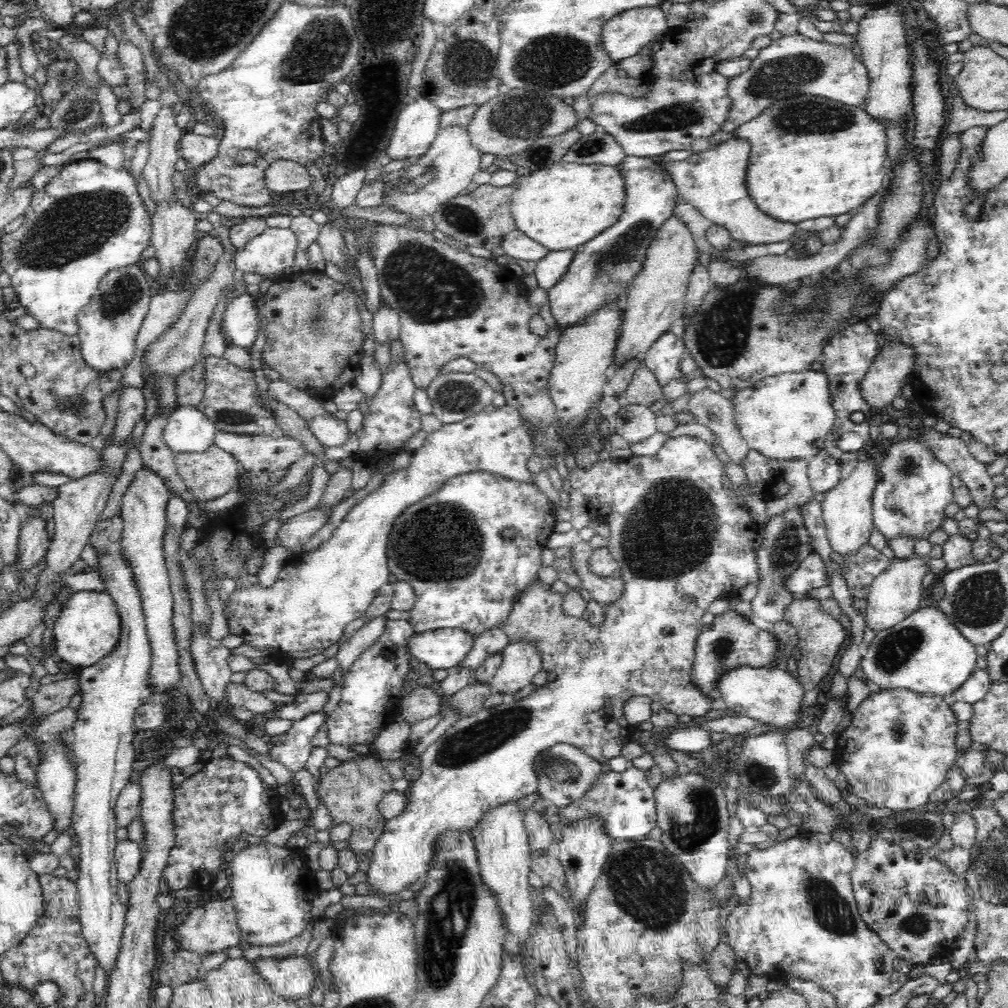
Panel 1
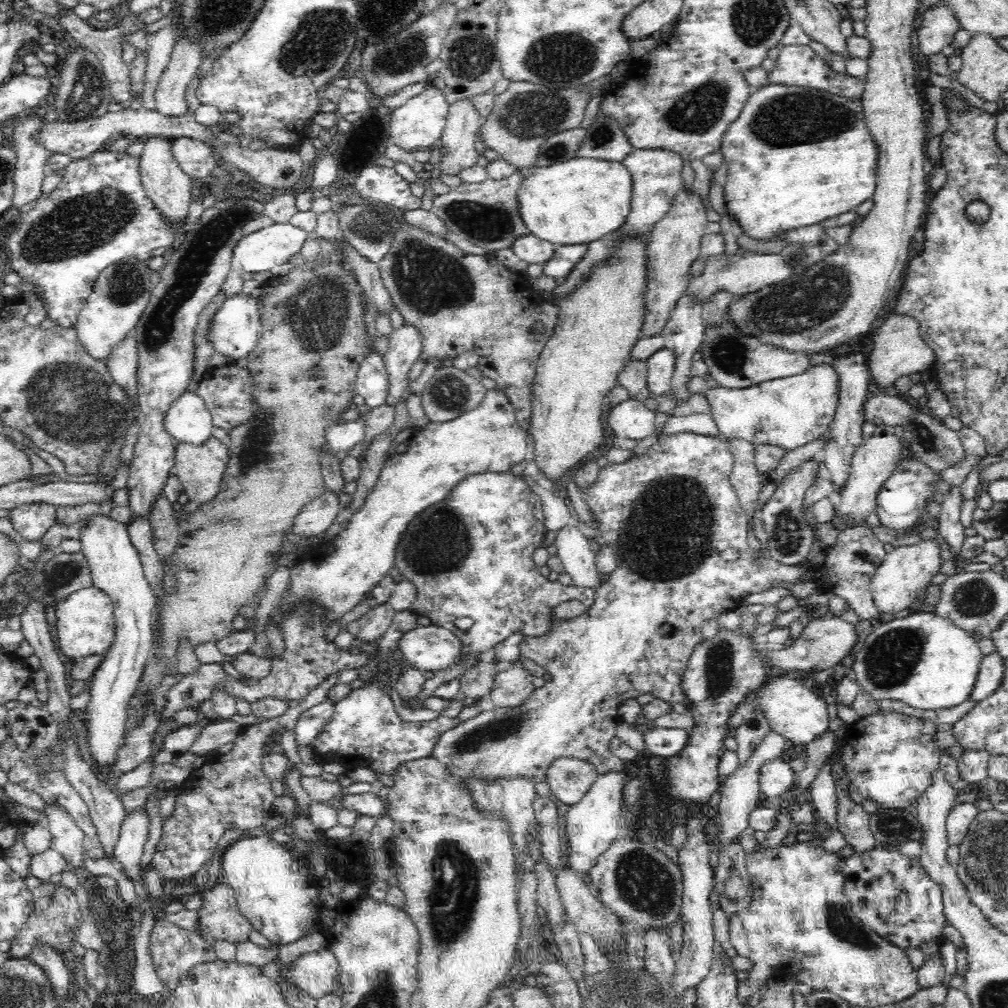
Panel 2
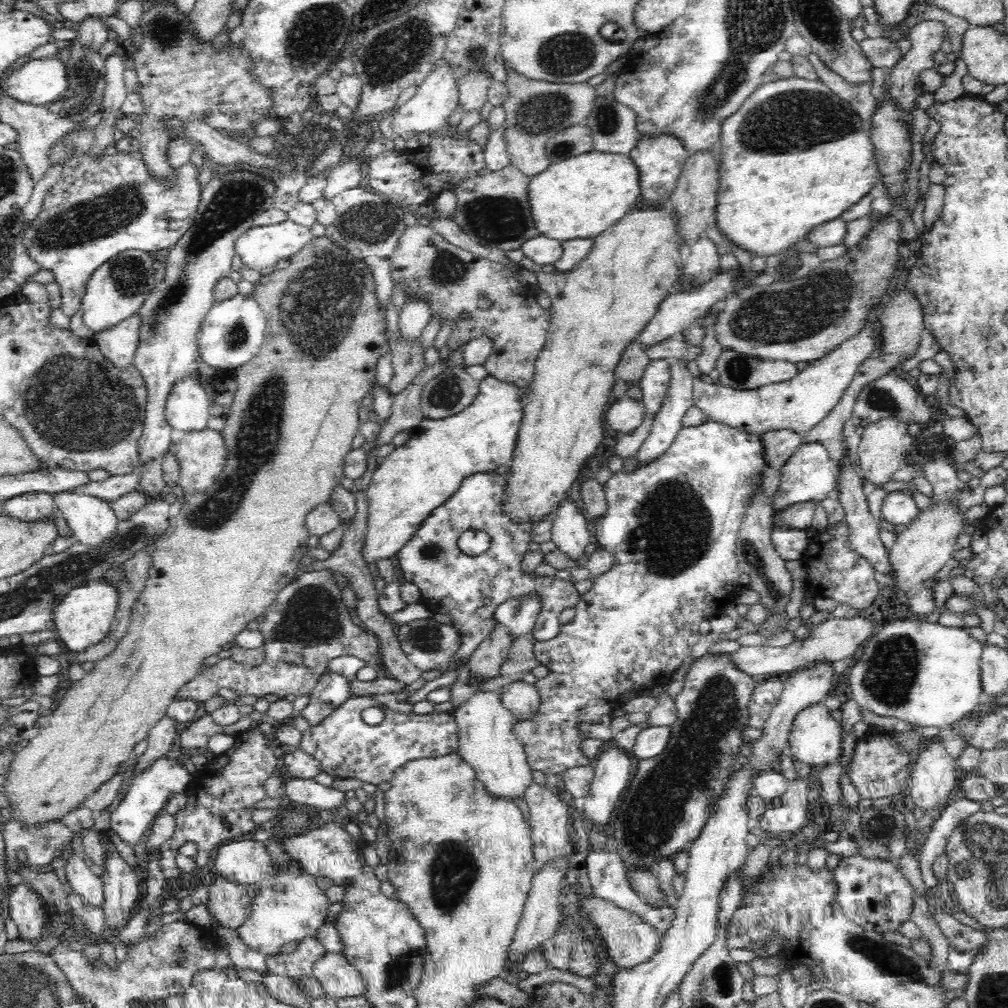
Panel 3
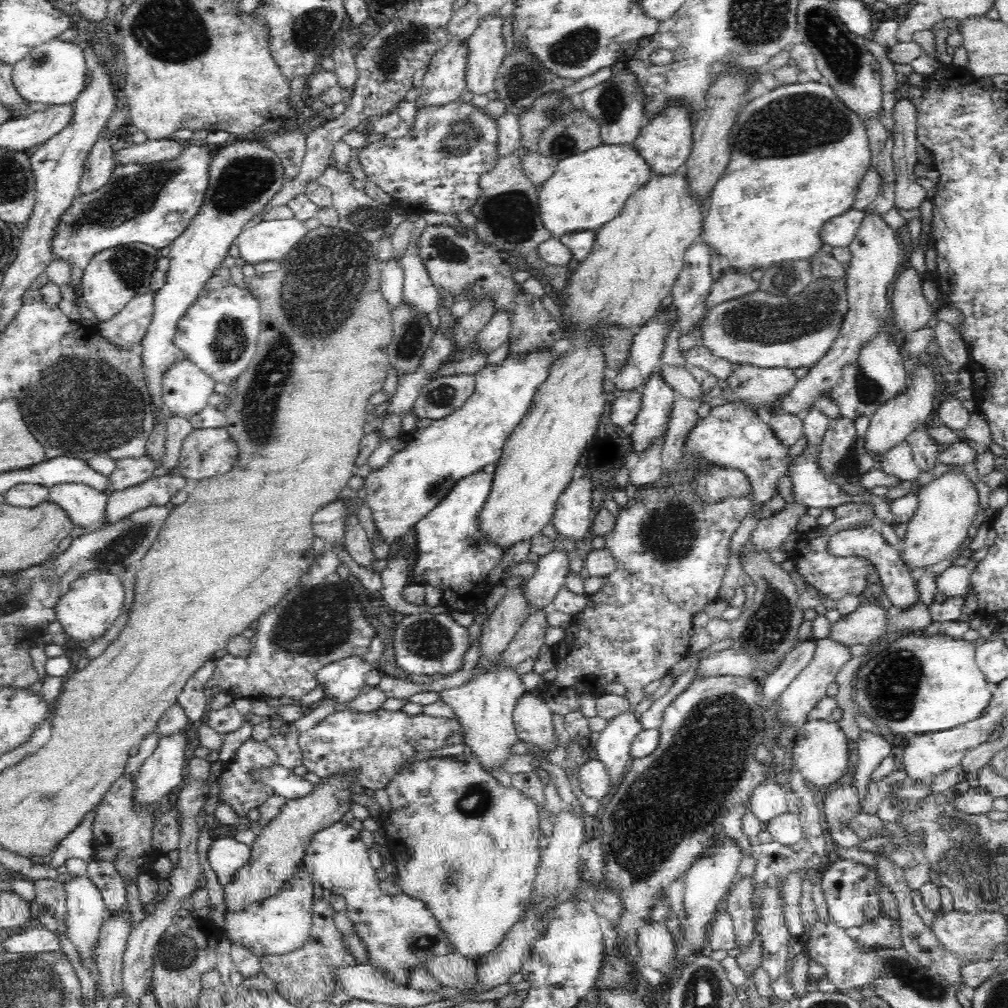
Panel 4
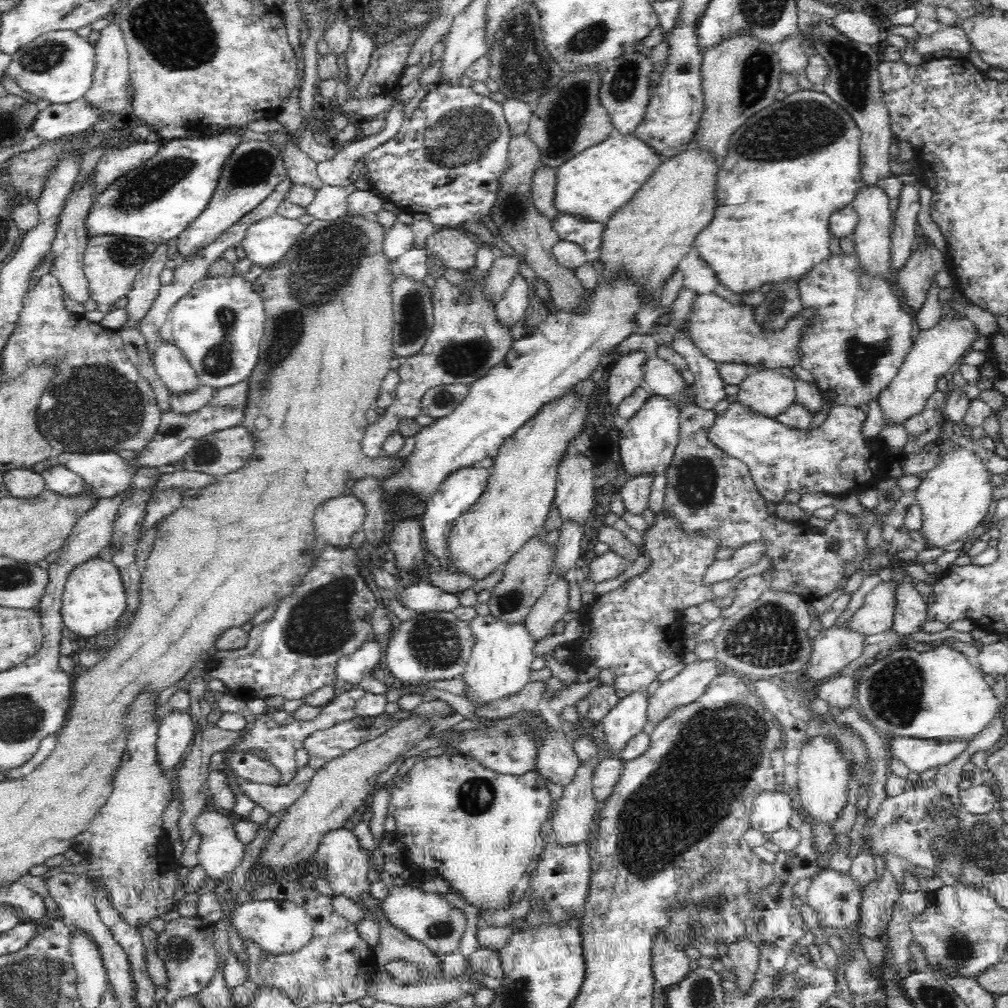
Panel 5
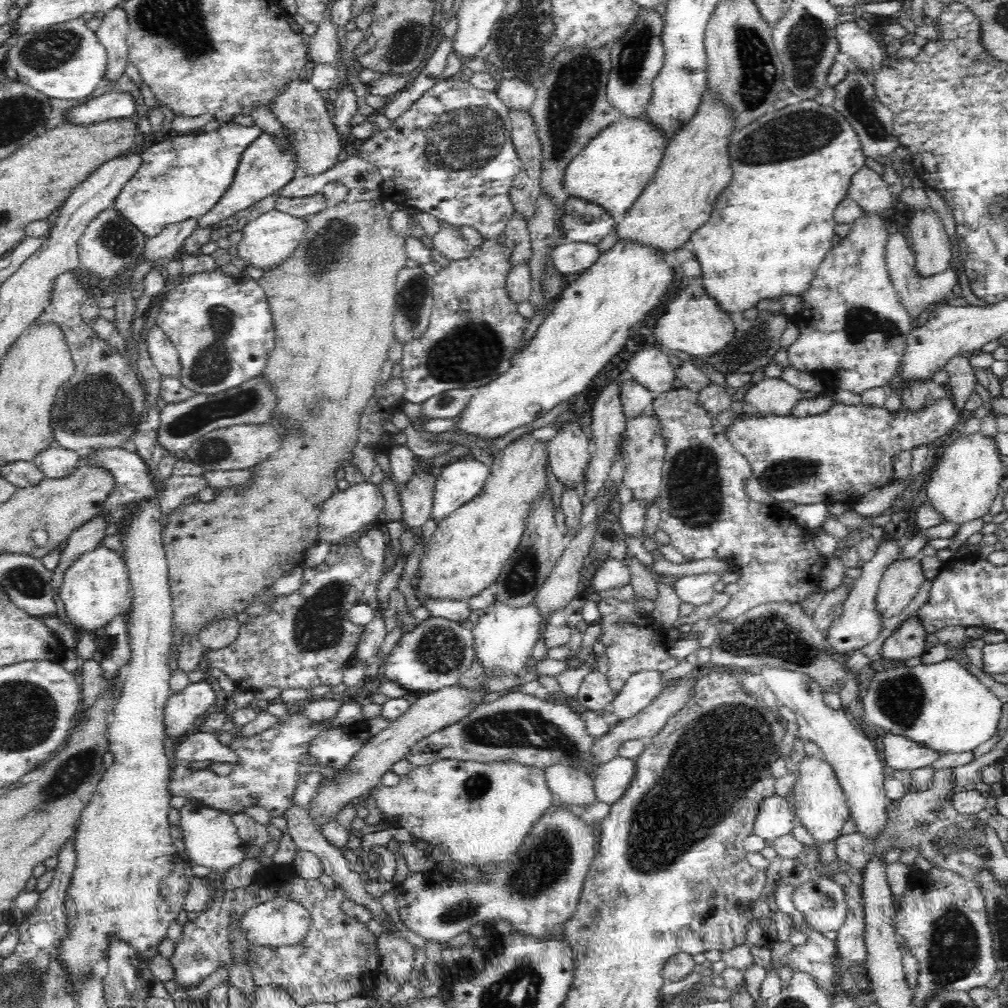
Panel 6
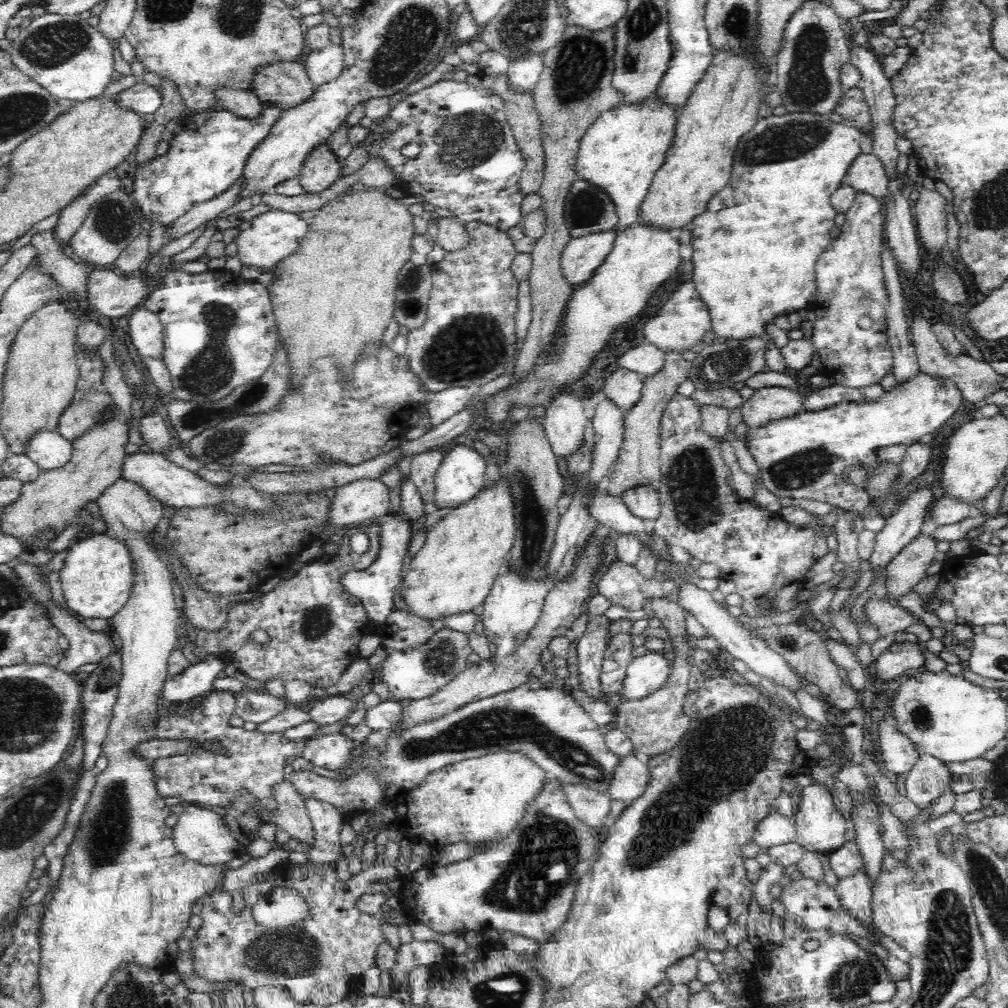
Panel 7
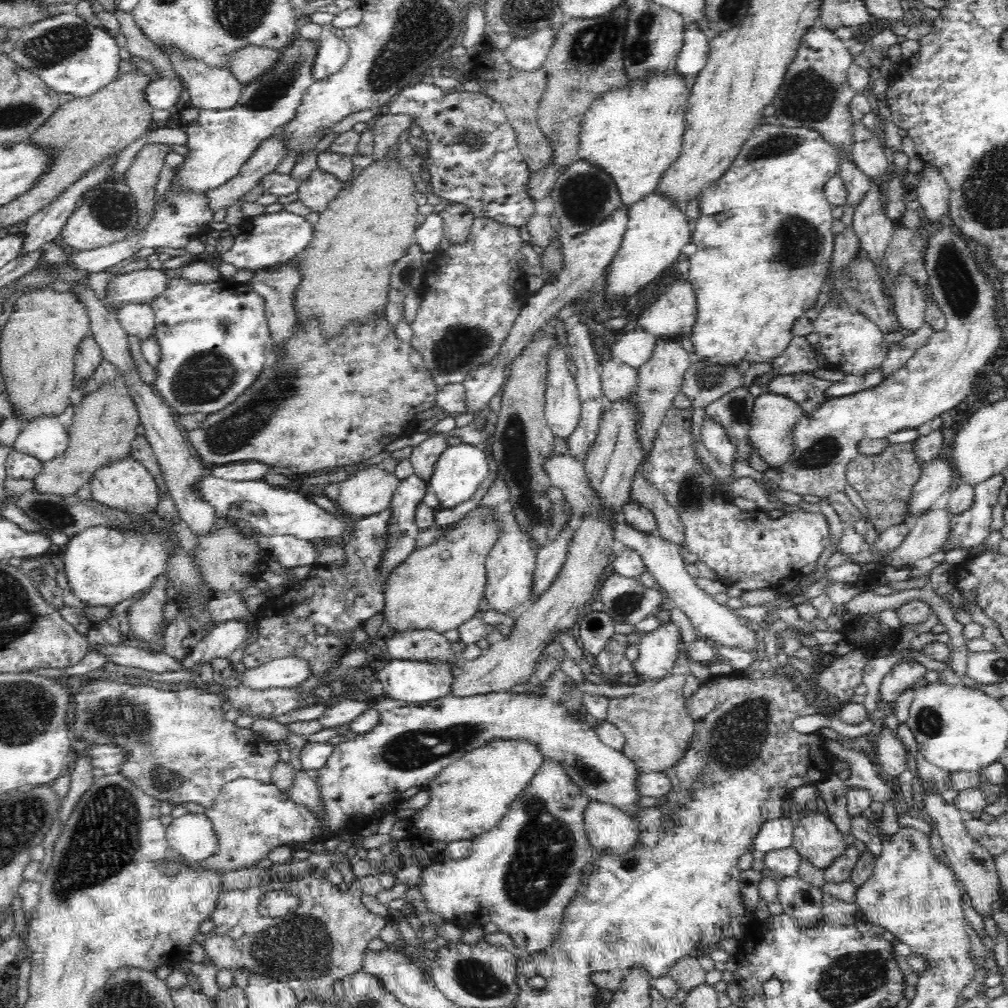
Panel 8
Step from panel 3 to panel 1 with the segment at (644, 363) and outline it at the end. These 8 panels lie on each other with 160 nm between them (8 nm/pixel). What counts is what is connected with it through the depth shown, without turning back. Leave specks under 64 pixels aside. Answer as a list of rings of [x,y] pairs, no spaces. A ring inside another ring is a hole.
[[[642,366],[633,372],[622,397],[628,405],[639,404],[650,407],[662,398],[663,394],[653,372],[648,367]]]

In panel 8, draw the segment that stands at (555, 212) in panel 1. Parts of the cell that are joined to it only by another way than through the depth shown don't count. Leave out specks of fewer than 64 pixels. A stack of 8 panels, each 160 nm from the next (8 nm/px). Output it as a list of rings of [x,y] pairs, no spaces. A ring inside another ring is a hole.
[[[676,68],[672,71],[648,72],[636,80],[629,80],[626,86],[604,92],[584,111],[579,134],[579,159],[588,160],[610,173],[618,185],[622,204],[628,205],[628,208],[645,194],[656,191],[664,172],[679,160],[692,84],[687,76],[676,72]]]

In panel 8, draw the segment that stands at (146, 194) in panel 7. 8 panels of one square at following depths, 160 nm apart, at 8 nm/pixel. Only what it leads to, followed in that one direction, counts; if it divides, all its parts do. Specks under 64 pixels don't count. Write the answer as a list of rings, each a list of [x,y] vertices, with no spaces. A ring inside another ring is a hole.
[[[292,38],[290,44],[279,50],[280,58],[268,72],[254,78],[254,82],[242,85],[240,100],[231,107],[219,111],[199,110],[197,117],[184,128],[188,154],[175,170],[171,183],[182,189],[212,191],[228,182],[263,140],[294,120],[308,88],[317,82],[312,68],[319,49],[319,40]]]

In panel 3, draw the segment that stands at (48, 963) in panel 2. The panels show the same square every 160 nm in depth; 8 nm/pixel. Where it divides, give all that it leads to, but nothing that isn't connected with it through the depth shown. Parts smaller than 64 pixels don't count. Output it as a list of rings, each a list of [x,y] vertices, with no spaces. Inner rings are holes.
[[[24,882],[18,885],[9,885],[7,911],[18,927],[19,936],[23,940],[28,940],[32,944],[40,941],[44,934],[46,906]]]

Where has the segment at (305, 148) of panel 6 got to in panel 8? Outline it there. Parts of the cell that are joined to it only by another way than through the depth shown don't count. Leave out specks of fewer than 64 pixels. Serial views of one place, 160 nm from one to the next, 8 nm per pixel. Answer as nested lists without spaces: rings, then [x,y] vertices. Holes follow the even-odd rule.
[[[248,44],[248,46],[232,52],[227,68],[244,85],[248,82],[254,82],[254,78],[268,72],[268,69],[274,66],[274,62],[278,58],[280,58],[279,50],[274,50],[268,46]],[[318,166],[310,176],[299,183],[298,198],[311,212],[324,212],[342,190],[342,183],[331,174],[318,171]]]

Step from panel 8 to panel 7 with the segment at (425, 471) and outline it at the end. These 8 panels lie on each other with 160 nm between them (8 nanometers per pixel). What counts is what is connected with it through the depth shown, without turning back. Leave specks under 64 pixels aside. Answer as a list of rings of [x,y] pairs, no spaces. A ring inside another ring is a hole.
[[[438,448],[417,454],[412,458],[410,479],[425,504],[435,500],[435,478],[444,456],[444,450]]]

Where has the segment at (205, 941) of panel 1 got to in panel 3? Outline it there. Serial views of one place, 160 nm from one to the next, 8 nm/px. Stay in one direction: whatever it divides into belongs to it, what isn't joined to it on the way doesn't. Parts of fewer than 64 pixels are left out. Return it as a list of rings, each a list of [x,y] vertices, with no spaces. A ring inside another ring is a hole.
[[[216,878],[208,887],[209,913],[214,913],[218,921],[226,927],[235,929],[249,915],[258,893],[256,883],[235,883]]]

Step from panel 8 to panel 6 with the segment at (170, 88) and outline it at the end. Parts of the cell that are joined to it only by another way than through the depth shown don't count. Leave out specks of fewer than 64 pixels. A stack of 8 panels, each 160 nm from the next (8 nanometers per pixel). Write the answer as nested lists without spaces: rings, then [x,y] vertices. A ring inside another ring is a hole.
[[[111,90],[68,109],[66,121],[91,123],[109,118],[137,117],[136,110],[138,110],[138,100],[132,94]]]

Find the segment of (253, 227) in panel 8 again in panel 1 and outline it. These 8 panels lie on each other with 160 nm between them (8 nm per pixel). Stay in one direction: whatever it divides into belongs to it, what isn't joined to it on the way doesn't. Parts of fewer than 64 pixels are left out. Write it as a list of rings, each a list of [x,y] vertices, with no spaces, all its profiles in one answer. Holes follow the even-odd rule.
[[[288,228],[264,229],[262,234],[251,238],[234,256],[234,265],[242,272],[262,276],[284,275],[293,265],[298,237]]]

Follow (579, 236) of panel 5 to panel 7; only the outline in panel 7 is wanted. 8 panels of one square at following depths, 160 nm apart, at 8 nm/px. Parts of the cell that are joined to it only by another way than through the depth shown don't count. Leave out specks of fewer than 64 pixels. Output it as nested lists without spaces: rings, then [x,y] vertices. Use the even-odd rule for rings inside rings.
[[[582,177],[574,178],[568,187],[563,209],[571,238],[608,230],[619,220],[608,191]]]

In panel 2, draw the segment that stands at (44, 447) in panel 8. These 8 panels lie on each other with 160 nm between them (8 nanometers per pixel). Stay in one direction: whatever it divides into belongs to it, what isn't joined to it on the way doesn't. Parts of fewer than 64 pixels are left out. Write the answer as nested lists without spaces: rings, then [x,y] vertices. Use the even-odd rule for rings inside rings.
[[[94,512],[82,520],[78,540],[82,544],[81,553],[90,566],[93,585],[110,595],[114,603],[117,628],[114,643],[106,651],[104,662],[91,676],[90,700],[84,710],[76,710],[74,715],[80,720],[90,721],[88,742],[94,764],[100,769],[108,768],[110,774],[116,753],[124,744],[123,722],[129,700],[135,693],[149,652],[153,649],[152,614],[157,604],[151,584],[145,578],[140,554],[130,541],[126,524],[117,522],[110,515]]]

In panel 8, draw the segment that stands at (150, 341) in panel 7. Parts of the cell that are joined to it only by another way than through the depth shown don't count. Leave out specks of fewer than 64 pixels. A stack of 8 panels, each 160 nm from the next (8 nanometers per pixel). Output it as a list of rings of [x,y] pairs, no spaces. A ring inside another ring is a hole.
[[[124,304],[114,313],[124,330],[138,340],[155,332],[155,312],[151,304]]]

